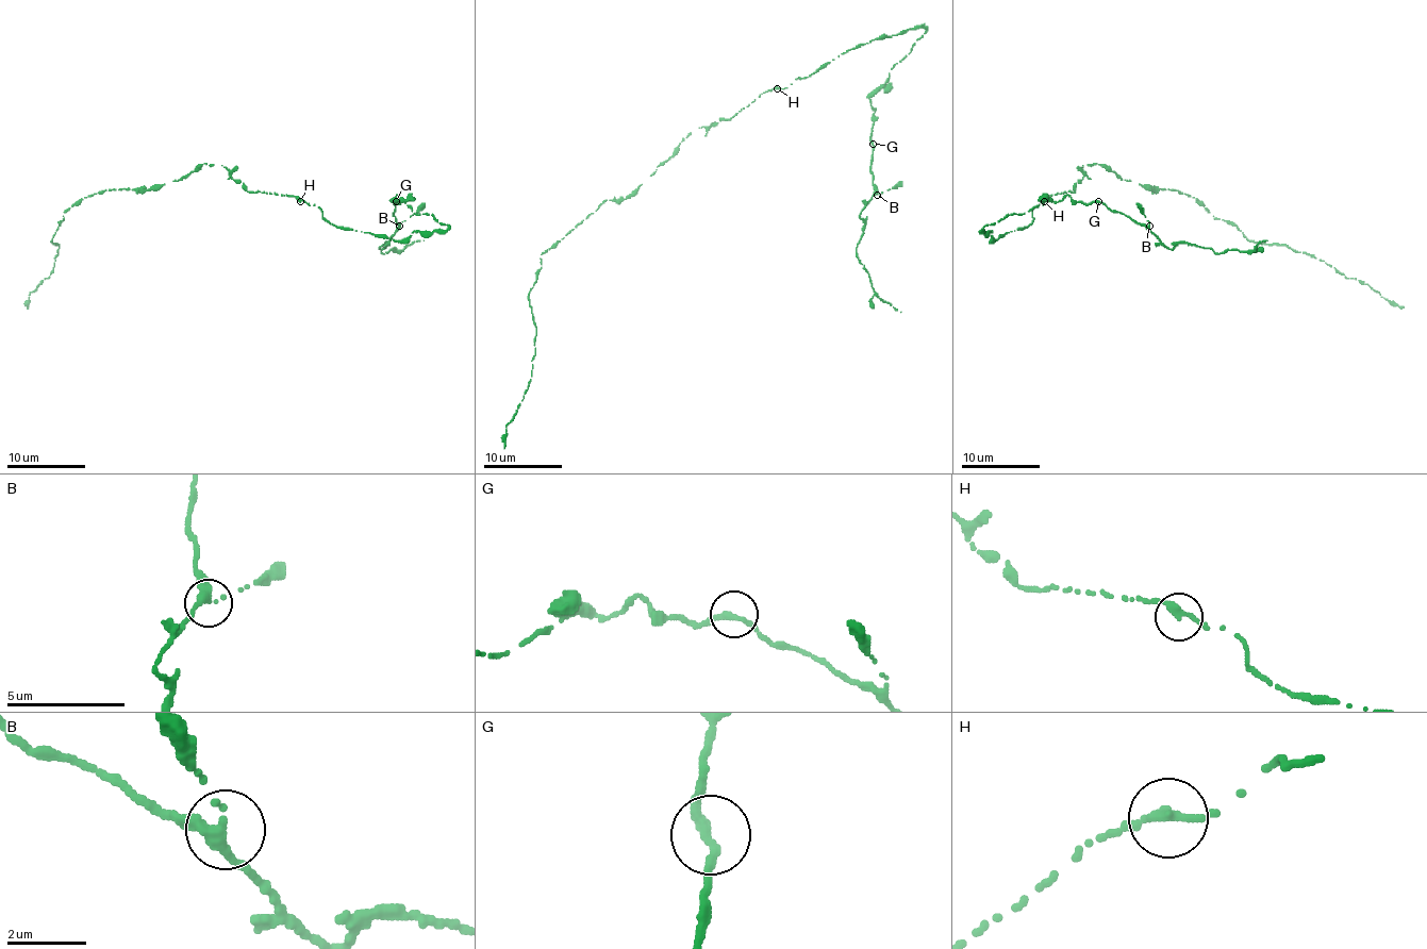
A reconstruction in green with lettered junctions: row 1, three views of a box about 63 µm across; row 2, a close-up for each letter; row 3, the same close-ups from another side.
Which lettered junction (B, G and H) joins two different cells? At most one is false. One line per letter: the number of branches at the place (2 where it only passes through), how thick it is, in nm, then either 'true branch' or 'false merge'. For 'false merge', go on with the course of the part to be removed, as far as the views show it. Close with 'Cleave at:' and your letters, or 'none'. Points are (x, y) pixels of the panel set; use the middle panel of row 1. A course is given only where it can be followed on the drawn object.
B: 3 | 280 nm | true branch
G: 2 | 240 nm | true branch
H: 2 | 240 nm | true branch
Cleave at: none

